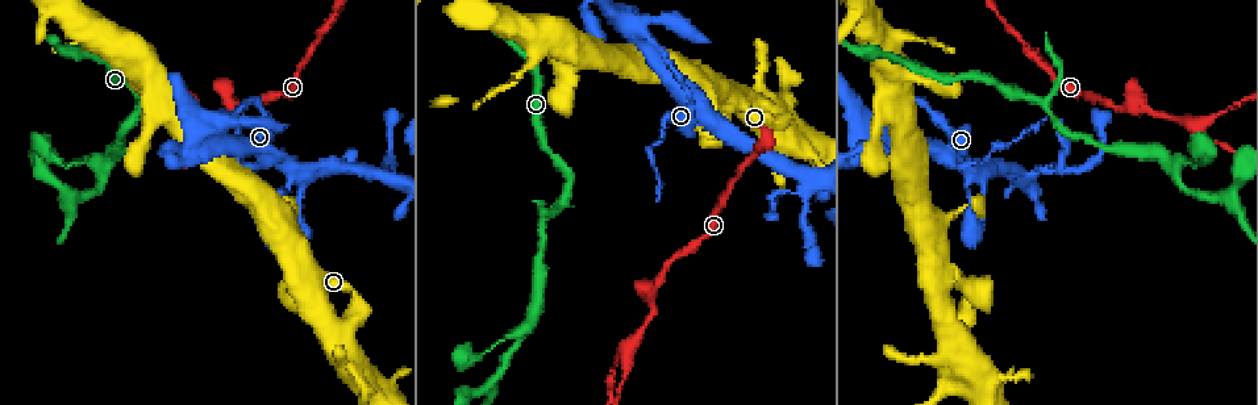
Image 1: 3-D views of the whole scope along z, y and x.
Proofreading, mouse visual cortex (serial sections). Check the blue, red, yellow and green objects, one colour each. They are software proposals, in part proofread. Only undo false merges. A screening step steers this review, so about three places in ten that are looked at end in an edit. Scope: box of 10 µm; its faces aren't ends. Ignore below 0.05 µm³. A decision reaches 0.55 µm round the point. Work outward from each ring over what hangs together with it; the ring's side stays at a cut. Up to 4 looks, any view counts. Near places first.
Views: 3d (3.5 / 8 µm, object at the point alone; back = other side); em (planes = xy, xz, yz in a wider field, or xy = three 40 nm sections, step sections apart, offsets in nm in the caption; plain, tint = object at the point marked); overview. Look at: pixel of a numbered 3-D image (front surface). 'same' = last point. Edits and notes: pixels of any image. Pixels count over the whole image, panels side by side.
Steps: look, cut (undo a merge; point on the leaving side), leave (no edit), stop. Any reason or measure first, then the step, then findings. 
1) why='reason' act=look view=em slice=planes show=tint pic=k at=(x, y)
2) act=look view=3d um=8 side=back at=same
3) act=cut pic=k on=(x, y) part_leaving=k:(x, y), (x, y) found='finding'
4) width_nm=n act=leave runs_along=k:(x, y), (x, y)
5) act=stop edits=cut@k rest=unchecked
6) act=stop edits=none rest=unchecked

why='abrupt turn' act=look view=3d um=3.5 pic=1 at=(1046, 106)

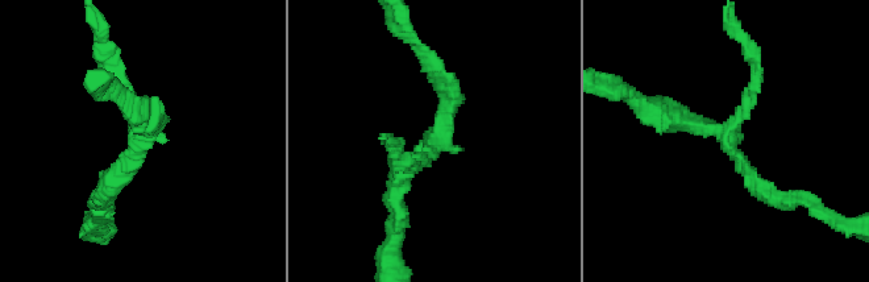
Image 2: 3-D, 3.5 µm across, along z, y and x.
act=cut pic=2 on=(749, 91) found='two cells meet here'

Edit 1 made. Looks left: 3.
why='redraw' act=look view=overview

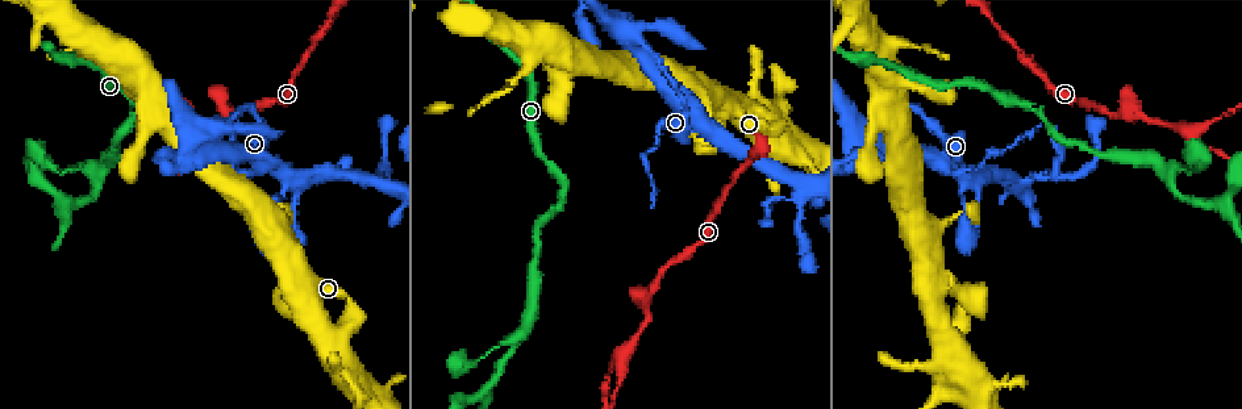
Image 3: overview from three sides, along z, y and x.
why='three arms meet' act=look view=3d um=3.5 pic=3 at=(1191, 134)

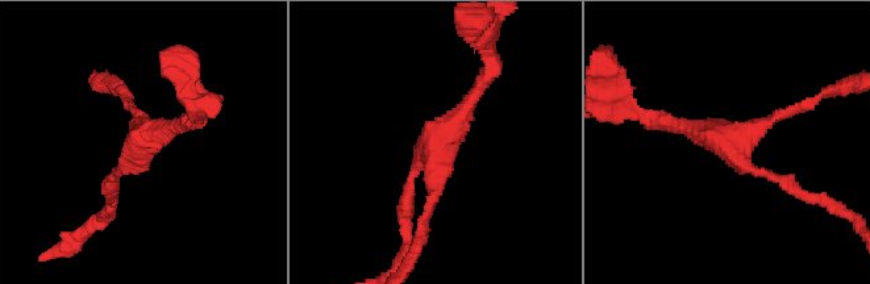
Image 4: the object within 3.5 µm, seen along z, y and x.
arms=3 arm_widths_nm=150,150,200 act=look view=em slice=xy step=2 show=tint pic=4 at=(434, 145)

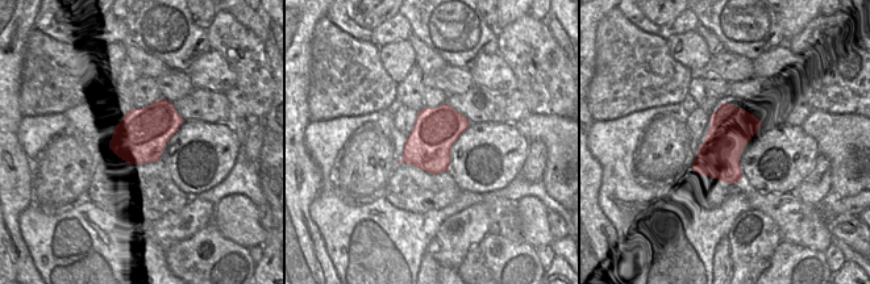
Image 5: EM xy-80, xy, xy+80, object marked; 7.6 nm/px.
act=leave found='one cell here'

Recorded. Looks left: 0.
act=stop edits=cut@2 rest=unchecked

